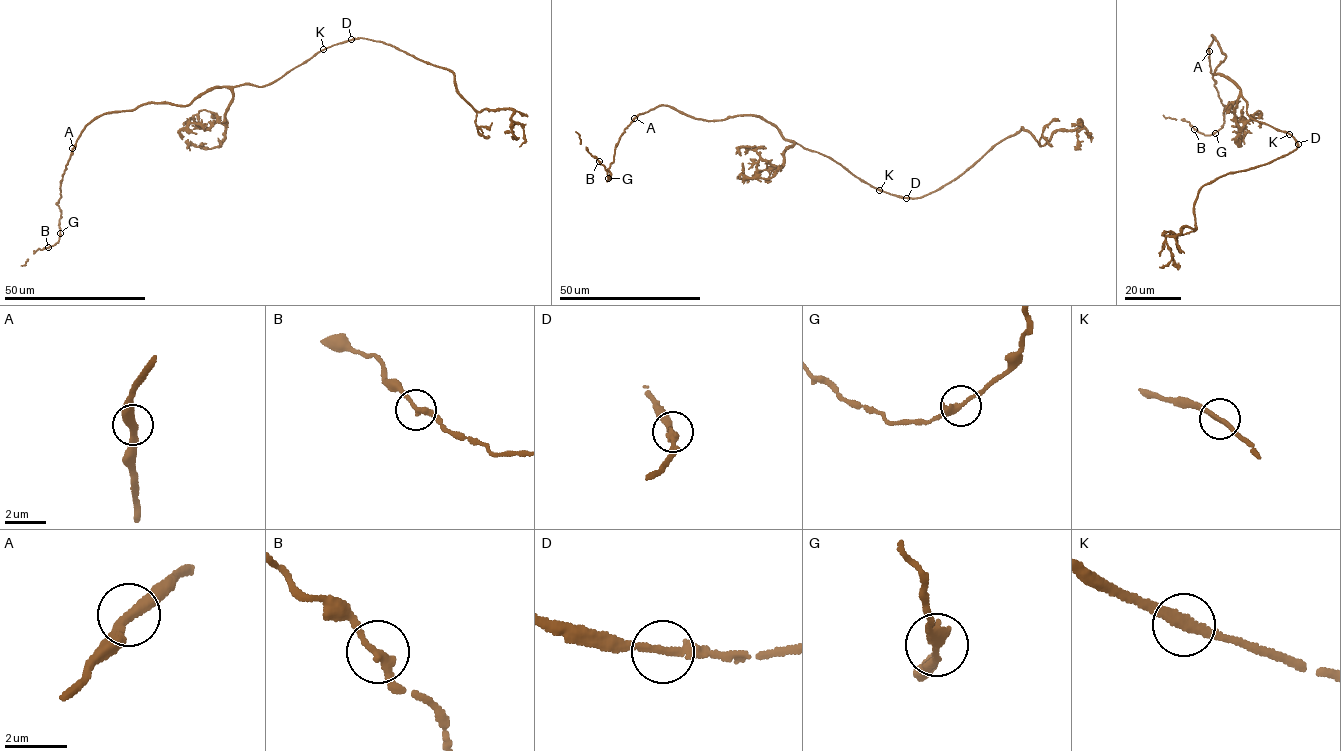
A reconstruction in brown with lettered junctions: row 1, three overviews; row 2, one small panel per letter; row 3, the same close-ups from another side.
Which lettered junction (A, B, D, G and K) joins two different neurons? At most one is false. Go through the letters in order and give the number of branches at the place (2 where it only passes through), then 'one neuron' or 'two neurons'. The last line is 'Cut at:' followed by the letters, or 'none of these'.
A: 2 branches meet; one neuron
B: 2 branches meet; one neuron
D: 2 branches meet; one neuron
G: 2 branches meet; one neuron
K: 2 branches meet; one neuron
Cut at: none of these

